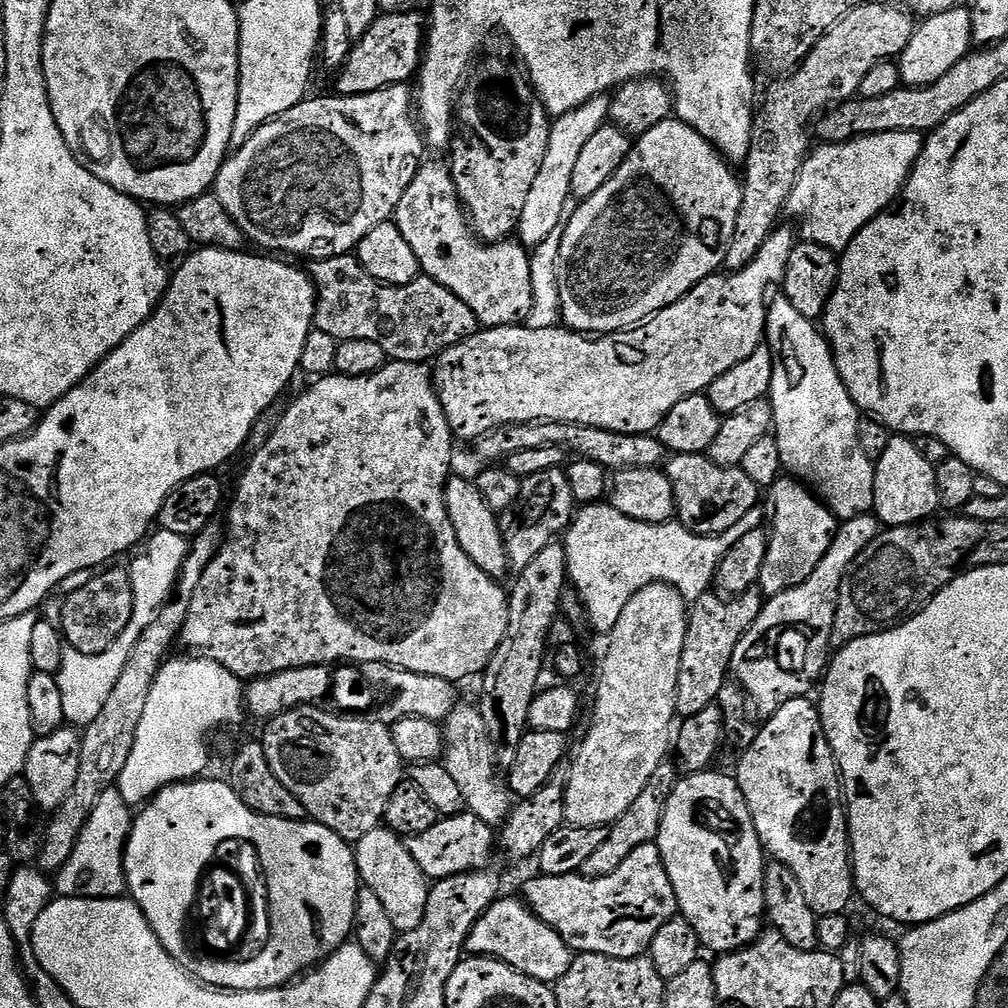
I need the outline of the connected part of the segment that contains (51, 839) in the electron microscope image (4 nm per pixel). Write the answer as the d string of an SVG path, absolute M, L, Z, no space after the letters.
M223 523L207 524L196 536L191 537L189 554L182 563L181 572L177 576L175 593L165 606L157 613L156 619L150 623L142 634L129 661L118 677L117 685L110 693L110 698L102 706L98 718L83 729L80 738L80 761L78 762L78 782L74 782L74 790L66 798L60 808L51 813L52 821L48 829L43 829L42 843L38 864L44 872L55 874L74 854L74 846L78 842L78 834L82 834L82 826L90 818L94 806L98 806L98 798L106 794L106 790L117 783L126 762L130 759L130 752L134 749L134 738L138 734L138 724L142 722L142 714L146 711L146 702L150 699L150 690L156 681L156 675L165 661L169 659L172 643L181 639L184 623L190 610L190 602L194 598L194 590L202 582L202 574L210 562L222 550L226 528Z

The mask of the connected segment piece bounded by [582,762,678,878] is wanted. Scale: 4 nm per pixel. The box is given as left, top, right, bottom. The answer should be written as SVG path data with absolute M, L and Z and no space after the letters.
M666 762L662 766L658 766L658 770L654 770L654 778L650 778L650 782L646 782L646 790L642 790L642 794L638 794L638 798L634 798L630 810L626 810L626 814L622 814L620 819L608 828L606 842L602 842L602 846L598 846L597 852L584 863L583 875L590 878L602 878L606 874L614 874L614 870L618 870L618 866L622 866L622 862L626 862L626 858L630 858L630 854L634 854L634 850L638 850L638 846L646 846L659 837L662 818L668 805L668 796L676 789L678 779L677 765L673 764Z

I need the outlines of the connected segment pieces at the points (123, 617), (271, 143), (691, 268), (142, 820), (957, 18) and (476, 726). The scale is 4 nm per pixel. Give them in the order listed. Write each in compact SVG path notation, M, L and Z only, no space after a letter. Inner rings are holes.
M108 566L89 575L92 577L81 588L64 596L65 609L62 610L60 630L64 634L67 647L81 651L82 654L96 655L109 650L131 621L134 611L131 574L127 567L112 567L116 566Z
M395 84L382 90L374 90L370 94L358 94L357 96L316 96L305 98L298 106L286 110L286 114L275 116L270 122L266 122L241 148L235 149L218 170L214 191L218 202L226 206L226 212L238 222L245 237L257 244L257 249L277 248L280 252L293 252L296 256L308 256L312 260L325 260L331 256L346 256L355 253L356 246L374 230L374 226L382 226L389 223L395 217L398 202L402 202L402 194L406 194L406 186L414 182L422 161L425 159L426 140L414 119L414 96L408 93L408 84Z
M669 118L643 132L628 151L628 157L624 159L622 166L618 166L615 174L590 199L579 205L580 209L577 207L573 211L566 226L566 234L562 238L558 254L558 290L562 294L563 323L573 332L585 334L623 332L643 324L666 306L688 295L688 291L698 286L698 282L719 273L726 258L726 250L730 246L730 238L734 238L734 222L738 222L738 210L742 206L742 180L732 171L733 165L717 152L709 140L704 140L702 134L698 134L689 124L683 124L680 120Z
M197 778L186 780L183 783L171 784L167 788L161 789L151 800L143 805L139 809L138 815L132 821L132 833L128 839L128 845L124 851L124 873L128 879L128 892L130 893L131 899L136 901L136 904L141 910L144 911L144 917L150 922L152 929L154 930L156 937L162 942L163 948L171 954L180 965L183 966L186 971L193 974L197 980L205 983L210 988L219 988L221 990L227 990L230 992L249 992L250 990L270 990L271 988L283 988L285 984L292 983L293 980L297 979L298 973L301 970L311 969L313 966L319 965L321 962L328 959L333 952L338 948L343 948L346 941L353 935L354 925L356 923L356 904L359 902L359 892L362 887L362 881L360 878L360 872L356 868L356 854L353 845L349 841L344 840L338 834L334 834L334 830L330 830L326 826L315 822L309 822L307 819L302 820L280 820L277 816L263 816L260 812L255 812L252 808L248 808L244 804L244 799L240 797L240 793L232 787L231 783L225 782L224 784L220 780L208 780L209 778ZM223 840L249 840L254 847L260 851L260 864L264 867L264 872L268 875L268 892L260 885L260 880L255 876L256 864L252 860L244 861L240 860L236 864L236 869L224 868L224 850L220 847L220 843ZM180 852L192 852L188 856L188 860L192 864L188 864L185 868L180 868ZM180 892L188 892L188 896L184 896L180 900Z
M967 7L951 8L942 14L927 17L910 38L906 50L898 57L901 81L907 87L921 88L938 82L950 66L958 63L963 56L973 51L972 12Z
M458 706L446 721L446 767L462 786L467 811L493 826L499 825L514 808L514 793L500 777L498 748L486 728L479 707ZM513 800L513 802L512 802ZM500 820L500 821L499 821Z

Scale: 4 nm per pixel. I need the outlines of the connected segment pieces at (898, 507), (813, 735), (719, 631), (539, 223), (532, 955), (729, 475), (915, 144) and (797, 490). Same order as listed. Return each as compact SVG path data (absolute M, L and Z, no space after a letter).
M903 434L893 435L890 446L882 450L875 466L874 515L881 525L897 528L907 524L918 524L935 517L941 511L936 465L926 462L926 458L918 454L915 439Z
M801 698L786 702L777 712L771 713L764 729L752 740L744 752L734 775L754 818L767 855L773 861L790 866L806 890L806 898L817 913L847 913L848 903L854 900L854 869L852 849L848 839L848 810L844 798L844 785L840 765L832 753L832 741L824 733L820 709L811 699Z
M709 590L691 605L676 699L676 711L681 717L698 714L698 710L706 710L706 706L719 701L722 686L730 680L734 650L764 609L765 601L759 595L753 590L725 598L719 591Z
M607 95L595 96L590 98L590 102L551 121L550 146L546 146L546 158L542 160L542 167L538 170L538 178L534 178L534 187L526 198L526 206L520 219L518 240L525 248L531 250L539 246L554 231L554 226L558 226L562 210L570 204L572 179L578 157L586 147L586 142L590 142L590 138L594 138L594 134L598 134L598 130L609 123L608 111L611 105L611 99Z
M496 899L482 918L474 922L474 930L468 935L467 951L473 956L491 956L543 984L555 985L570 970L574 959L572 949L549 924L532 913L523 899L504 899Z
M704 454L673 455L667 461L666 471L672 489L676 491L676 510L679 519L701 536L717 536L730 530L730 526L738 526L738 522L742 522L742 518L750 514L751 508L762 496L762 489L754 482L750 482L750 478L746 478L741 468L723 468Z
M879 132L869 136L856 136L841 144L821 143L813 147L804 159L798 182L788 199L787 215L800 219L798 232L805 241L826 246L840 254L846 246L880 212L895 205L904 183L912 174L912 167L924 148L925 137L919 132Z
M795 478L777 480L770 489L770 495L774 519L770 524L768 554L762 566L759 587L765 593L768 591L769 597L774 597L794 586L802 586L802 582L818 570L818 562L826 558L826 552L836 538L838 521L813 489Z

